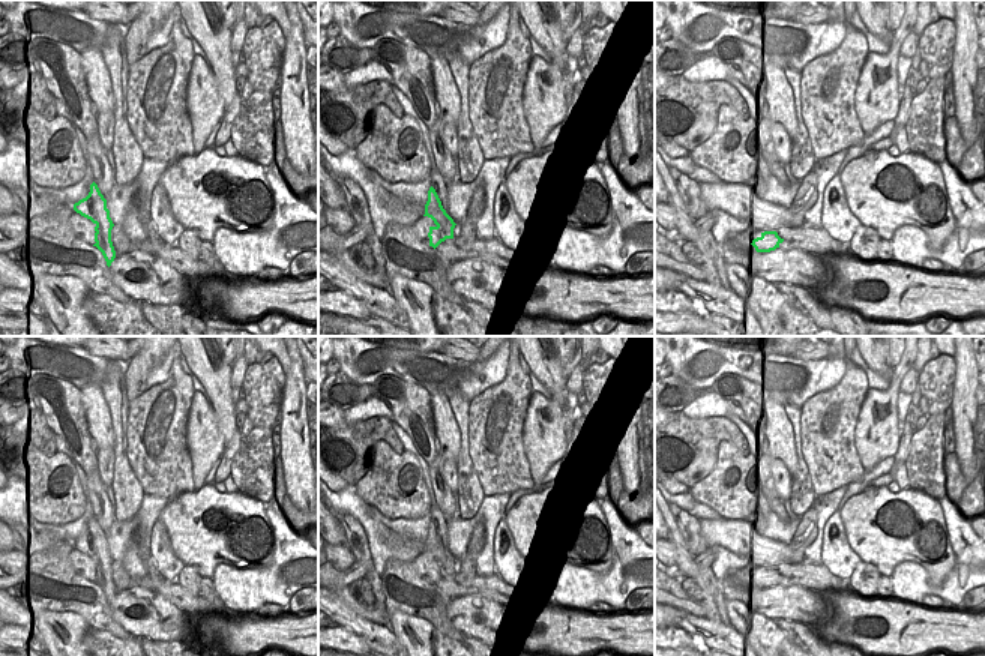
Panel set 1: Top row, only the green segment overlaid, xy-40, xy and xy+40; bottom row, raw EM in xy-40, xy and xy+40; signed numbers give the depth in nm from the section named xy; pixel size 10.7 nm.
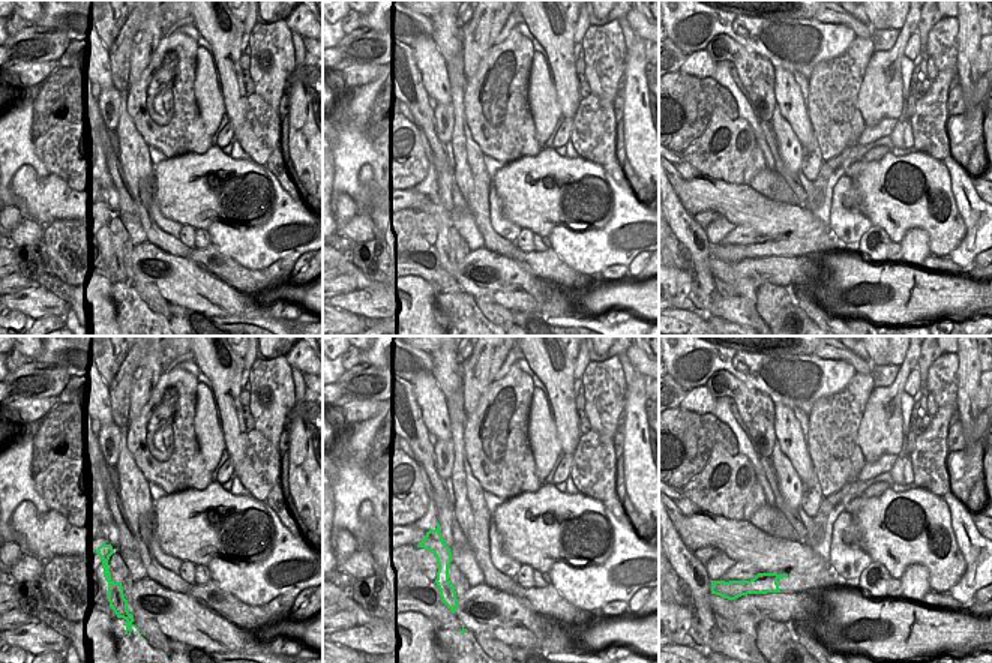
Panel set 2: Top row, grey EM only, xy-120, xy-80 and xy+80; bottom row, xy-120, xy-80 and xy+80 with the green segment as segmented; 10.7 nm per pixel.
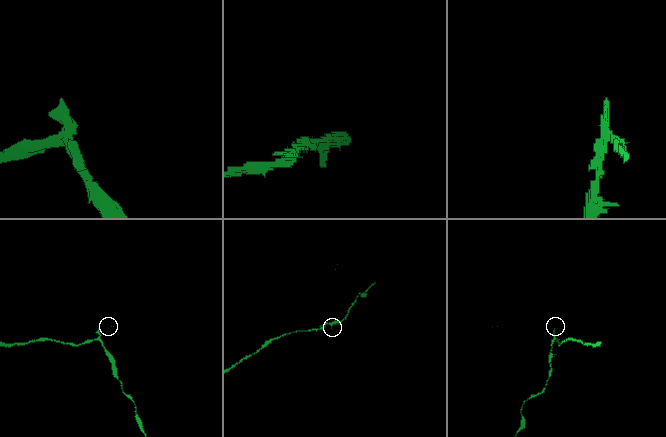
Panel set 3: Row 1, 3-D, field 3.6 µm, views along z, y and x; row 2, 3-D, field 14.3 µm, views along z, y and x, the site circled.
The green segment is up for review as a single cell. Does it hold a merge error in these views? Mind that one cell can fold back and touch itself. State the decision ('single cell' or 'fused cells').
fused cells

